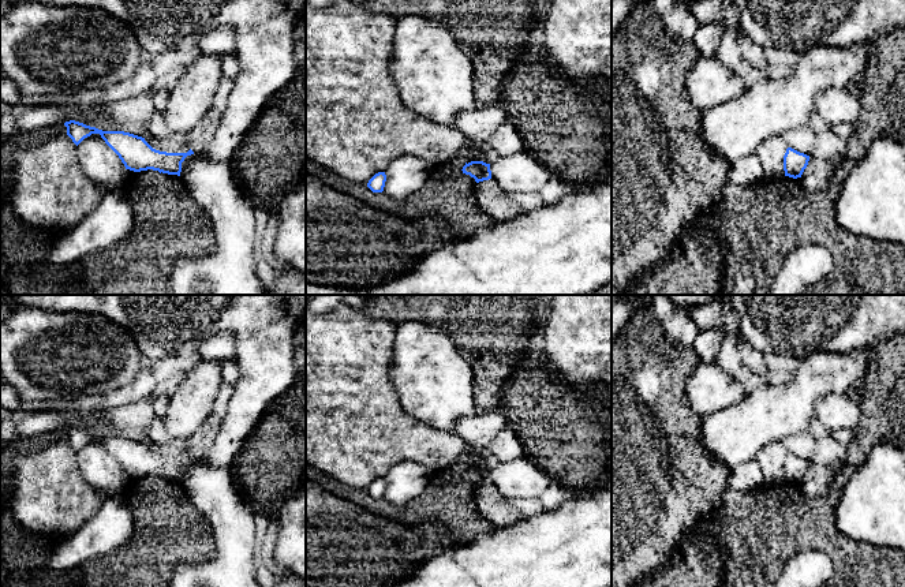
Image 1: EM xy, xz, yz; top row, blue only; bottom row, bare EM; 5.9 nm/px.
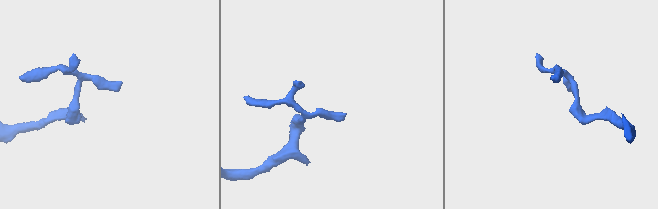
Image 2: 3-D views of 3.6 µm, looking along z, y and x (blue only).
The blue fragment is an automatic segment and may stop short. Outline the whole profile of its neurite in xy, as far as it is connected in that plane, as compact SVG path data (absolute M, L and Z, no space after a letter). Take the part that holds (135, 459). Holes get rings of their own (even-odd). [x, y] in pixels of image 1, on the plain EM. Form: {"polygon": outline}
{"polygon": "M66 427L67 441L78 452L91 440L100 440L105 449L119 461L126 475L158 476L160 479L177 481L182 478L182 468L187 461L194 460L190 455L187 459L167 459L153 455L142 442L124 437L102 437L83 429Z"}

